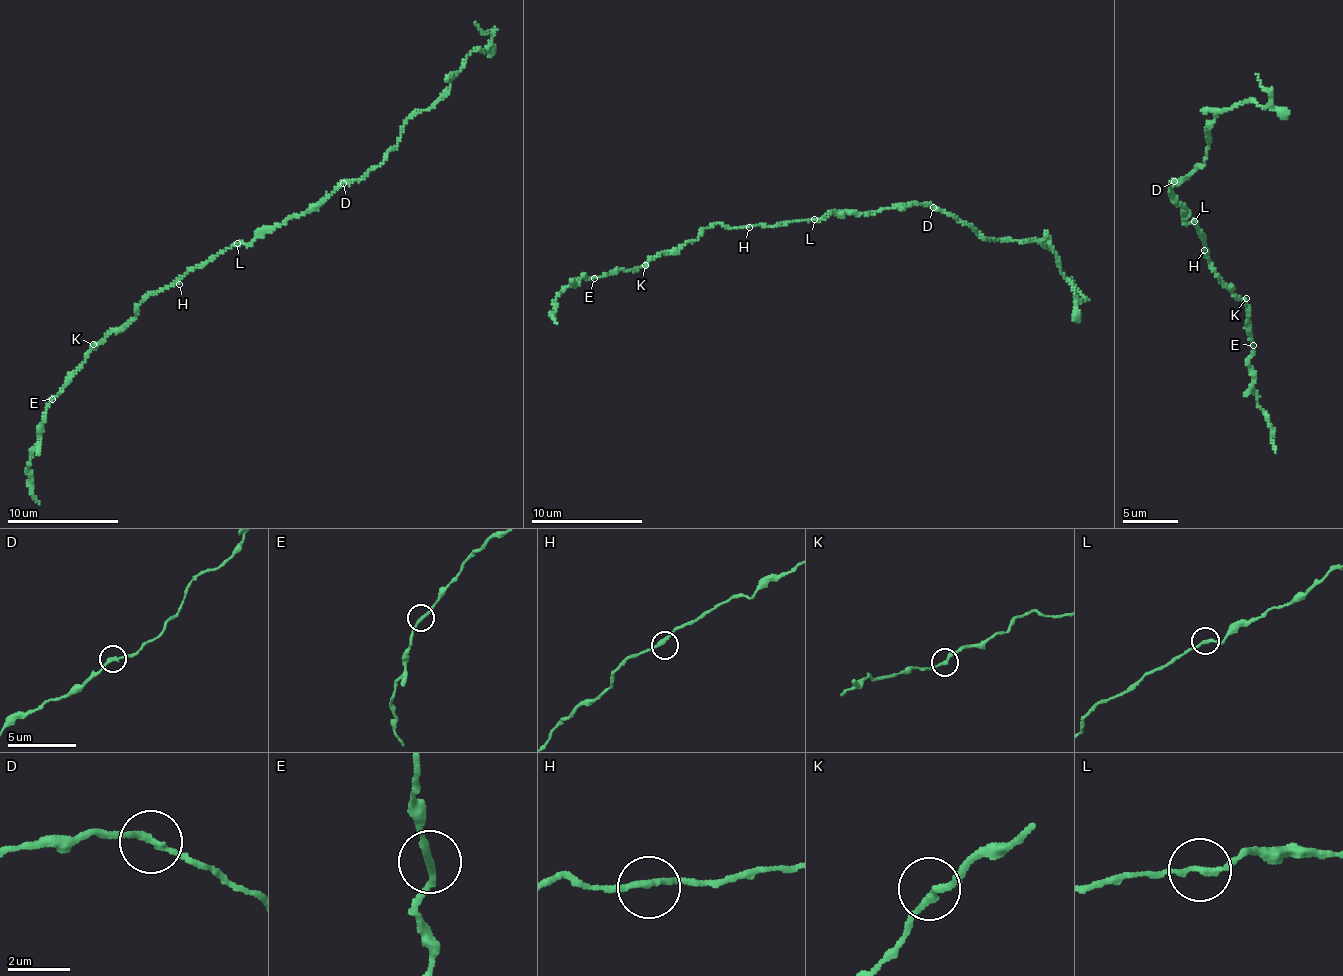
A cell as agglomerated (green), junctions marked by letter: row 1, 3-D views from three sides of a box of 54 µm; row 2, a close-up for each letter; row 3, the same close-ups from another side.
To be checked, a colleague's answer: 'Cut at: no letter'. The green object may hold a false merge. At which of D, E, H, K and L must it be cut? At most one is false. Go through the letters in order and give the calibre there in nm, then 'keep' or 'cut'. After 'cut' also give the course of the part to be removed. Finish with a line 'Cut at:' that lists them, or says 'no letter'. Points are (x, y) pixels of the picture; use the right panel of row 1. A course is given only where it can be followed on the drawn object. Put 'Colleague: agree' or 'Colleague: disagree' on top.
Colleague: agree
D: 200 nm | keep
E: 200 nm | keep
H: 200 nm | keep
K: 220 nm | keep
L: 200 nm | keep
Cut at: no letter

